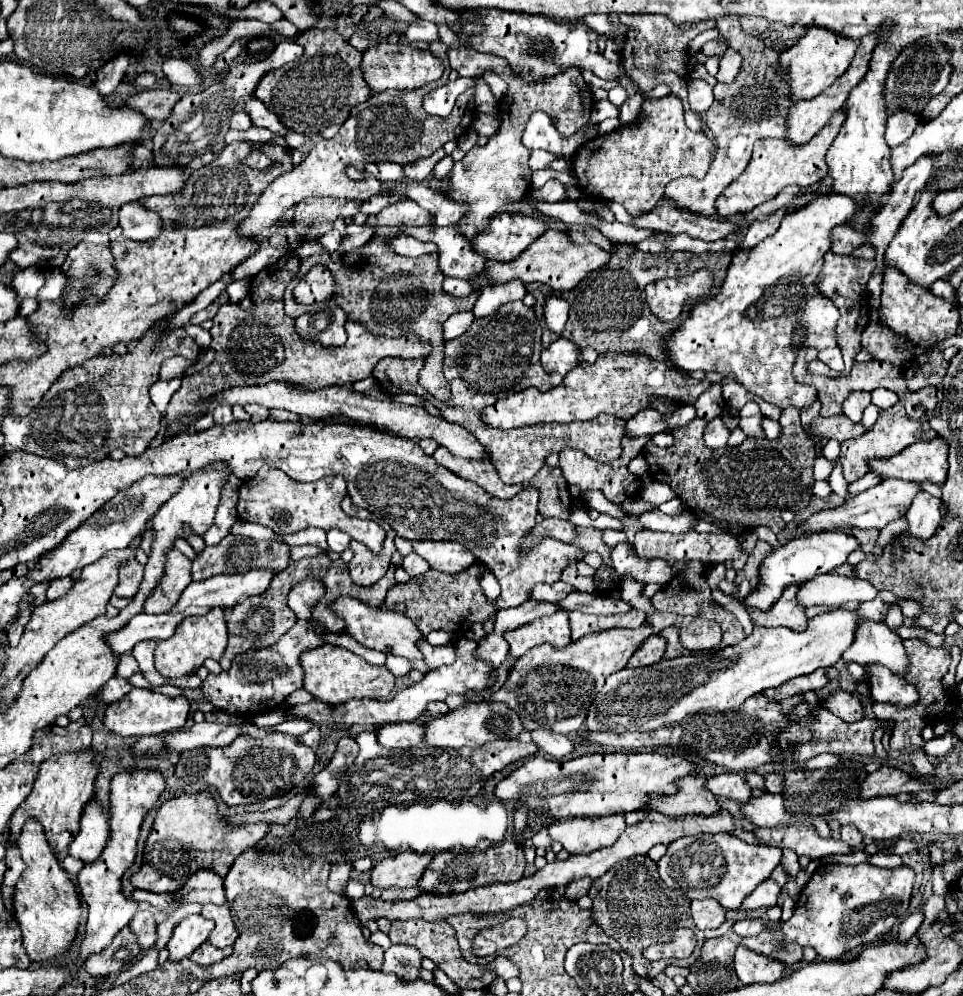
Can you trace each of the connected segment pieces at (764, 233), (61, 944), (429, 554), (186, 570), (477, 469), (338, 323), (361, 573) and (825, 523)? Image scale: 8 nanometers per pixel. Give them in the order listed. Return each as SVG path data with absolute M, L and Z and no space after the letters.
M778 211L778 215L774 215L774 219L770 219L770 223L752 223L746 229L746 235L744 235L742 243L738 245L738 249L744 251L744 249L750 249L750 247L756 247L758 241L766 239L768 235L772 235L778 229L778 223L784 215L786 215L786 211Z
M30 817L24 823L24 829L20 831L20 835L16 837L16 847L20 851L20 857L26 863L26 871L23 871L21 877L16 884L16 893L14 893L14 917L22 929L22 939L24 939L24 949L26 953L30 953L32 961L48 961L52 957L64 955L72 943L72 939L76 937L78 931L78 923L80 923L80 899L76 893L74 883L70 881L68 873L60 867L54 851L50 849L44 829L40 825L40 821L36 817Z
M430 539L412 541L412 549L420 557L424 557L432 569L438 569L450 575L460 573L462 569L470 567L476 561L474 555L466 551L466 547L454 541L430 541Z
M170 549L166 553L164 575L148 595L144 603L146 613L162 613L170 611L170 607L178 601L178 595L188 587L192 581L190 577L190 559L182 555L178 549Z
M442 445L436 449L434 459L436 459L438 465L450 469L452 473L460 475L462 479L474 481L476 485L480 485L484 491L488 491L494 497L510 499L522 489L522 485L506 485L506 483L502 483L502 479L498 477L496 469L486 459L462 459L462 457L452 455Z
M322 307L318 311L300 315L296 319L296 331L308 341L318 341L322 345L344 345L346 319L348 317L340 307Z
M384 525L384 529L386 529L386 541L384 541L380 555L370 555L370 551L362 543L350 543L354 557L348 563L348 569L350 569L350 577L354 583L372 585L378 579L382 579L382 575L386 575L390 567L390 559L396 553L396 545L394 545L396 533L390 525Z
M886 479L876 487L870 487L868 491L850 497L844 501L844 505L834 507L834 509L826 509L826 511L818 511L812 517L804 519L798 527L796 533L804 535L804 533L818 533L818 531L844 531L844 529L882 529L886 527L890 521L904 517L904 513L908 511L908 505L912 503L914 495L920 491L920 485L914 481L902 481L902 479Z

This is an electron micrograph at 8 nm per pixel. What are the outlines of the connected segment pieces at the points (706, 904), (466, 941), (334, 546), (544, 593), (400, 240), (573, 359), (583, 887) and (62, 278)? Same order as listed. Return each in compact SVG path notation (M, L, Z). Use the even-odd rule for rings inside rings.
M702 899L690 903L690 915L698 929L718 929L726 921L726 909L714 899Z
M460 915L460 917L452 917L452 919L446 919L454 931L456 931L456 937L458 943L460 943L460 949L462 949L462 955L466 961L470 963L484 963L482 957L476 957L472 953L472 939L474 935L478 935L484 928L494 927L497 925L497 918L484 919L484 917L472 917L472 915Z
M338 529L328 531L328 547L330 547L330 551L342 553L344 549L348 549L348 543L350 543L350 535L346 535L346 533L338 531Z
M556 581L554 585L536 585L530 599L534 601L560 601L564 599L568 593L576 593L574 587L570 589L564 589L564 581Z
M390 229L386 231L388 233L394 233L396 237L390 241L392 249L398 253L398 255L404 255L404 257L420 257L420 255L426 255L426 253L438 253L438 245L436 243L424 243L424 241L418 241L414 237L408 237L404 233L400 233L398 229Z
M560 337L548 349L542 351L542 367L548 373L556 371L564 377L574 365L578 365L578 353L580 353L578 345L574 345L572 341Z
M585 877L578 881L570 883L564 893L564 897L571 900L576 900L584 895L587 895L591 887L592 879Z
M56 267L54 271L50 269L50 273L46 277L46 289L38 293L38 301L44 301L44 299L56 301L62 295L62 291L66 289L66 285L68 285L66 271L62 271L60 267Z

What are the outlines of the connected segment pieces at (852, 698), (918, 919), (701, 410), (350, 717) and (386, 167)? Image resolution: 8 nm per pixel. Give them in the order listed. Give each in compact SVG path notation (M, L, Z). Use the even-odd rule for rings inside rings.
M836 691L830 697L824 699L826 709L830 709L834 715L840 715L840 719L852 723L852 721L860 721L864 719L864 707L858 695L852 693L844 693L844 691Z
M916 911L916 913L908 915L908 917L900 923L900 927L898 927L898 937L908 941L908 937L910 937L910 935L914 935L914 933L918 931L918 927L920 927L920 925L922 925L922 913L920 913L920 911Z
M712 383L710 391L704 391L704 393L696 399L694 407L696 407L696 415L698 415L700 419L704 419L704 421L716 419L716 417L724 411L724 407L726 407L726 403L724 403L724 399L722 399L720 383Z
M458 639L458 659L452 665L444 665L438 667L434 671L428 671L424 675L422 681L412 683L410 687L398 691L394 695L394 699L360 699L360 701L348 701L346 705L338 705L334 709L330 709L328 705L324 705L322 701L312 701L306 705L298 705L292 707L290 713L300 717L300 719L310 719L316 725L354 725L354 723L364 723L364 725L386 725L386 723L402 723L402 721L416 721L424 711L426 705L432 701L444 701L448 695L456 693L456 695L464 695L468 689L486 689L492 685L490 681L490 673L492 667L488 667L486 663L480 663L474 657L474 649L476 649L476 641L470 639Z
M368 163L366 171L380 181L402 181L404 169L398 163Z

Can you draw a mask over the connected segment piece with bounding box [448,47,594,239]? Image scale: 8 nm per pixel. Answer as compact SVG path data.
M456 47L448 49L448 59L450 67L458 71L460 77L476 77L482 75L486 69L496 71L506 83L508 91L500 101L500 129L488 139L484 147L474 147L466 153L466 157L458 163L454 163L450 181L452 181L452 191L448 197L460 203L470 203L470 215L458 223L458 231L464 233L466 237L474 237L476 231L486 229L490 223L490 217L500 211L508 211L512 201L522 199L530 189L532 189L532 171L528 167L530 159L530 149L524 147L522 143L522 133L528 123L528 117L534 111L544 111L548 113L556 129L562 137L574 135L582 125L588 123L590 111L592 111L592 91L580 77L580 71L576 67L570 67L554 77L542 77L538 81L526 81L520 73L514 73L514 69L504 61L502 57L494 57L490 53L480 53L474 49L466 47Z

